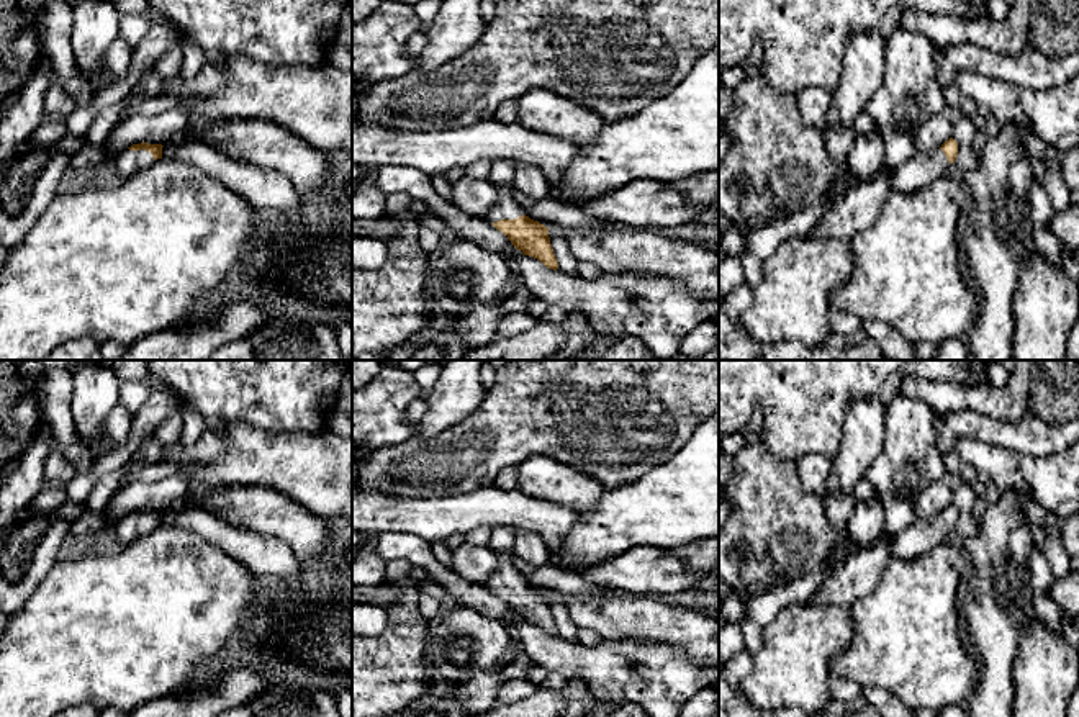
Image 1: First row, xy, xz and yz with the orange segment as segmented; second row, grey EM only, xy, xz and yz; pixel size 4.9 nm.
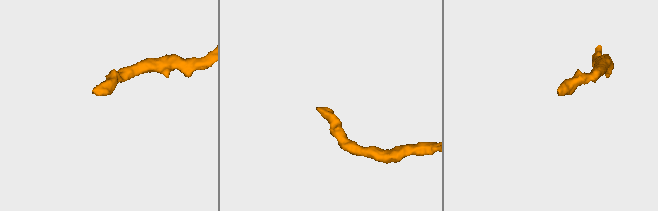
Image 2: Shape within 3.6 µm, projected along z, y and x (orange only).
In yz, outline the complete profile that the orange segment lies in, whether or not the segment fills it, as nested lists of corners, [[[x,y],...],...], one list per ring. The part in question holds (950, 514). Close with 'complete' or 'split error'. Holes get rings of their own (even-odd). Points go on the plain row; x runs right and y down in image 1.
[[[950,504],[940,516],[928,521],[915,521],[912,525],[892,537],[892,560],[914,560],[930,552],[946,540],[948,534],[956,527],[958,509]]]; split error

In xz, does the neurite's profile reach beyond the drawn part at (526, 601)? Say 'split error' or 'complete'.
split error

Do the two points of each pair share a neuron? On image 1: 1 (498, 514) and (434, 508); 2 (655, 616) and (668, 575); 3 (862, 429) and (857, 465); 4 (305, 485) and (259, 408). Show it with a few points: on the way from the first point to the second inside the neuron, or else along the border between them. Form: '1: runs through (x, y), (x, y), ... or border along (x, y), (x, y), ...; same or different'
1: runs through (482, 511), (451, 511); same
2: border along (632, 595), (655, 598); different
3: runs through (862, 437), (857, 457); same
4: border along (234, 421), (275, 431), (310, 432); different

